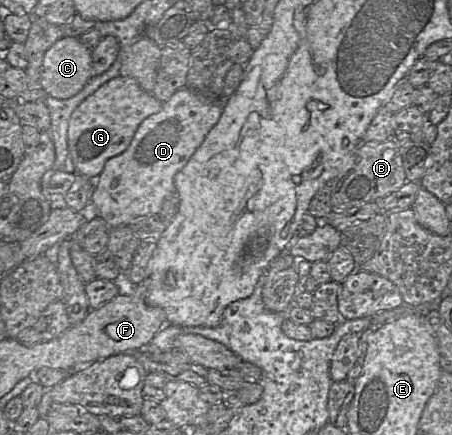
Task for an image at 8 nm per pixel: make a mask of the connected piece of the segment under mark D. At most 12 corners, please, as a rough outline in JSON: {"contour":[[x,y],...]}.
{"contour":[[184,87],[106,161],[110,229],[161,211],[223,99]]}

